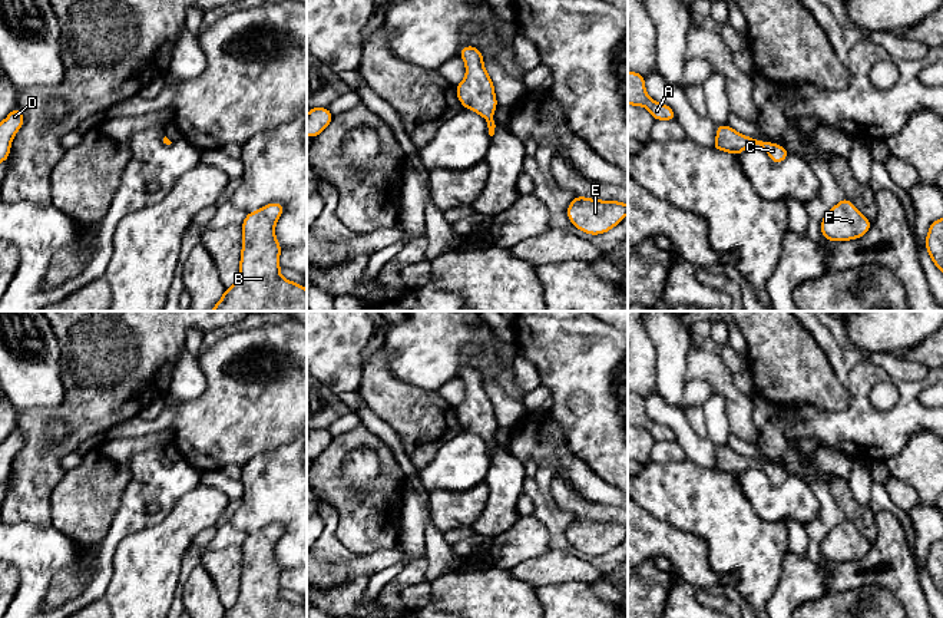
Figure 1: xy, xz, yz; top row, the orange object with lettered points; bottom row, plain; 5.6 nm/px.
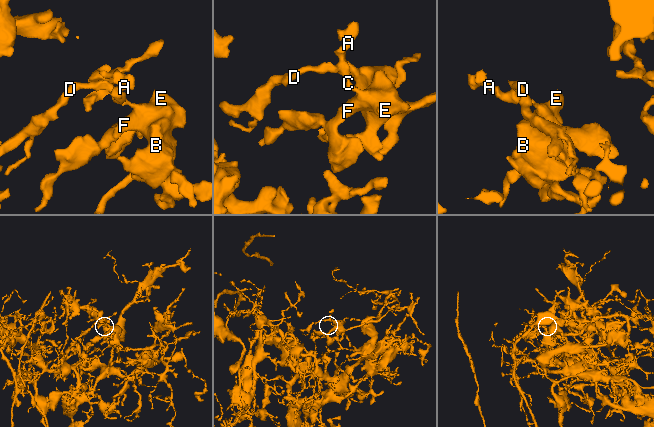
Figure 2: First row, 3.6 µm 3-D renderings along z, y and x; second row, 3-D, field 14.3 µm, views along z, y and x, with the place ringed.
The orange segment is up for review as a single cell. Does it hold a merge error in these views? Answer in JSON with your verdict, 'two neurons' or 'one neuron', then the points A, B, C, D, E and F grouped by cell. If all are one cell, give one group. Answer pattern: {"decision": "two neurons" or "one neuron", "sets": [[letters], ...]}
{"decision": "one neuron", "sets": [["A", "B", "C", "D", "E", "F"]]}

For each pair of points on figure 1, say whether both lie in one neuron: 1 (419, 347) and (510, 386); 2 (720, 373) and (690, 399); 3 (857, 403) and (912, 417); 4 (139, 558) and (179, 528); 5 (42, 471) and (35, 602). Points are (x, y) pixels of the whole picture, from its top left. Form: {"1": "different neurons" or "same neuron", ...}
{"1": "same neuron", "2": "different neurons", "3": "same neuron", "4": "same neuron", "5": "different neurons"}

